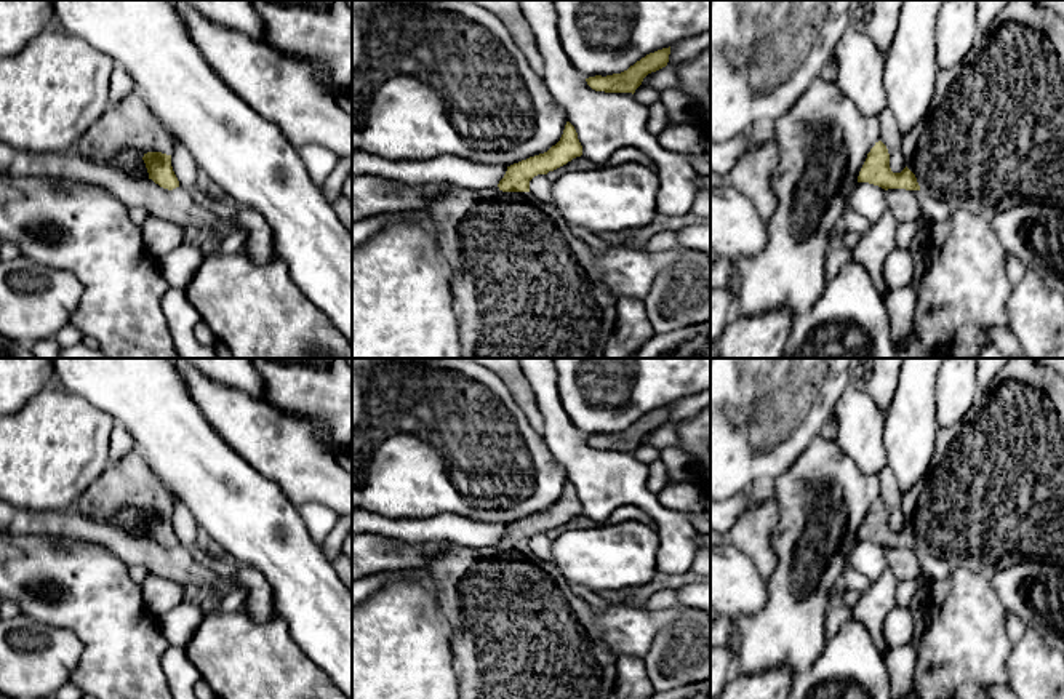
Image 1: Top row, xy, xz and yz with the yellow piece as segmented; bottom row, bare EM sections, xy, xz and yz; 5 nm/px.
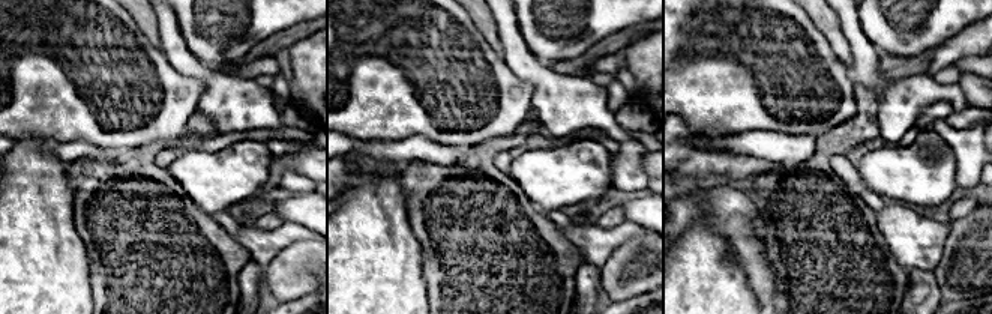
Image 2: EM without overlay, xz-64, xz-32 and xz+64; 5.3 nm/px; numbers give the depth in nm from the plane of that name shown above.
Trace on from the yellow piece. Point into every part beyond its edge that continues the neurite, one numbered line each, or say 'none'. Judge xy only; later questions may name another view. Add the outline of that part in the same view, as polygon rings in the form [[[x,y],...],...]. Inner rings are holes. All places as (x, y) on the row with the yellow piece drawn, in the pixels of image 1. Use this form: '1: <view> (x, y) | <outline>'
1: xy (125, 131) | [[[133,90],[75,142],[74,149],[90,158],[149,178],[142,157],[147,152],[173,155],[170,130],[150,112]]]

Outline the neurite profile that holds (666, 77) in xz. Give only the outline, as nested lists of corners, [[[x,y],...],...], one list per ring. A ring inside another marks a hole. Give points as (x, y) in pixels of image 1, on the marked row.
[[[666,66],[656,72],[648,74],[640,86],[650,86],[658,91],[664,91],[669,88],[678,90],[678,77],[674,67]]]

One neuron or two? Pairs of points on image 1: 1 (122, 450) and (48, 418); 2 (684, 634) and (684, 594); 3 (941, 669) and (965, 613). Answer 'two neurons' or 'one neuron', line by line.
1: two neurons
2: two neurons
3: one neuron

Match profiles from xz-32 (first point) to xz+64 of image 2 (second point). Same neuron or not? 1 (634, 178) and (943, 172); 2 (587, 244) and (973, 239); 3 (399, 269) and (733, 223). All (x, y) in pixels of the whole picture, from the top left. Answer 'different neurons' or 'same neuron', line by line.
1: different neurons
2: different neurons
3: different neurons

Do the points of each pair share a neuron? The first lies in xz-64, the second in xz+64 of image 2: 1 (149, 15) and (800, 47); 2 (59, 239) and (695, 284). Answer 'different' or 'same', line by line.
1: different
2: same

